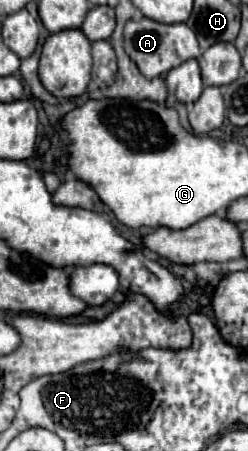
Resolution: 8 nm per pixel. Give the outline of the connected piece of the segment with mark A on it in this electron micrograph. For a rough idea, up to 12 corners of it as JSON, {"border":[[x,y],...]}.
{"border":[[126,22],[124,50],[146,78],[200,56],[186,24]]}

